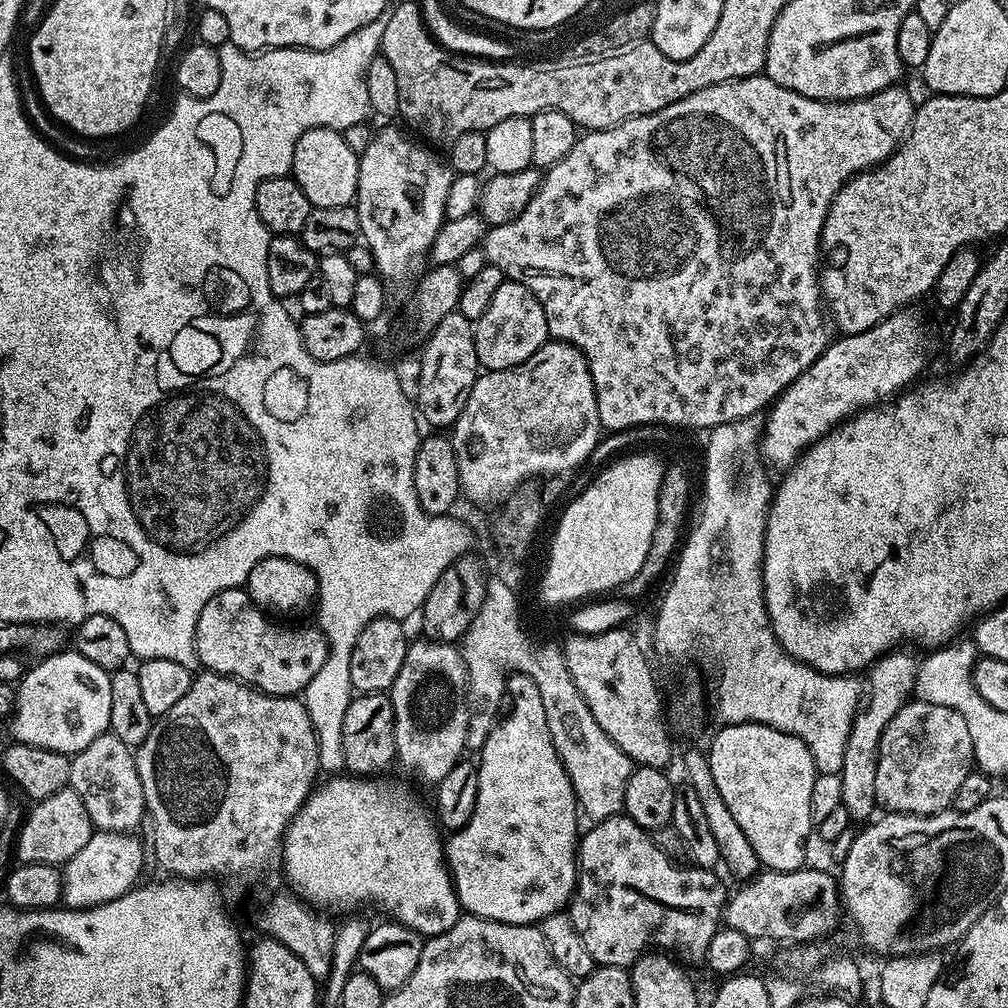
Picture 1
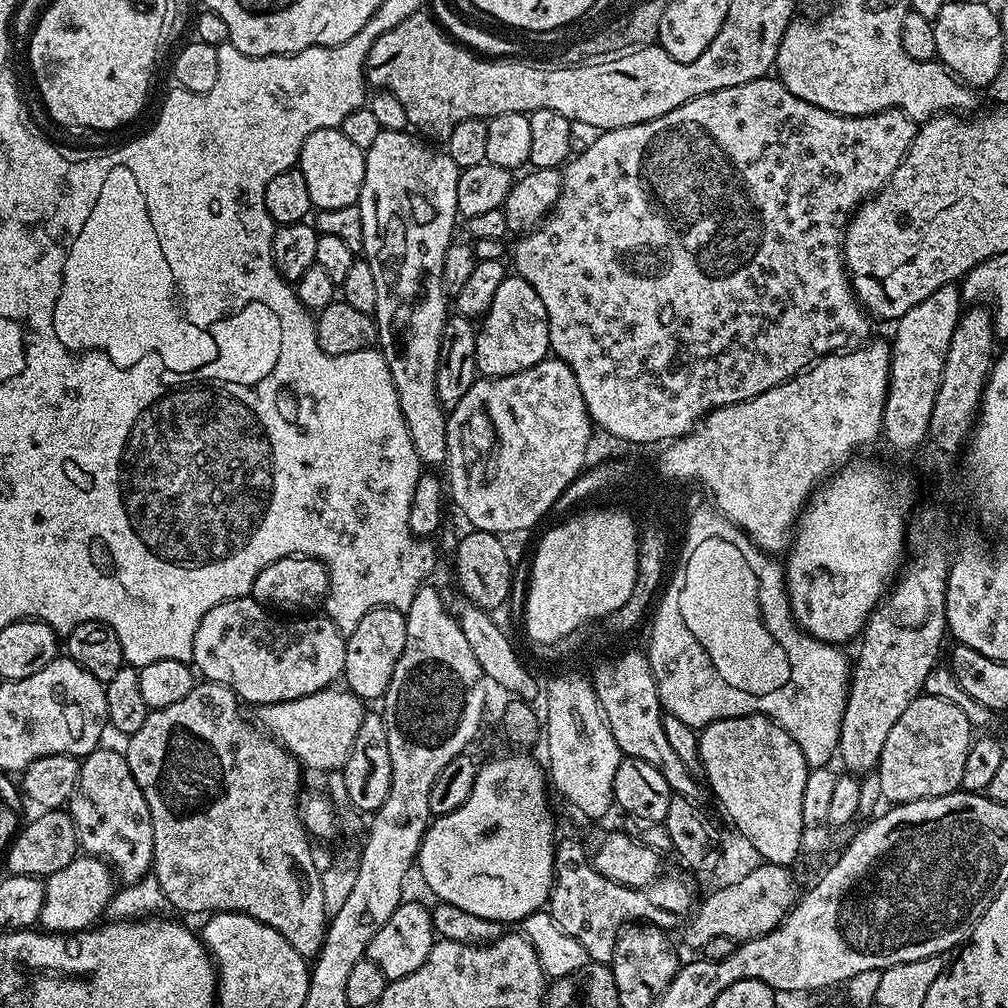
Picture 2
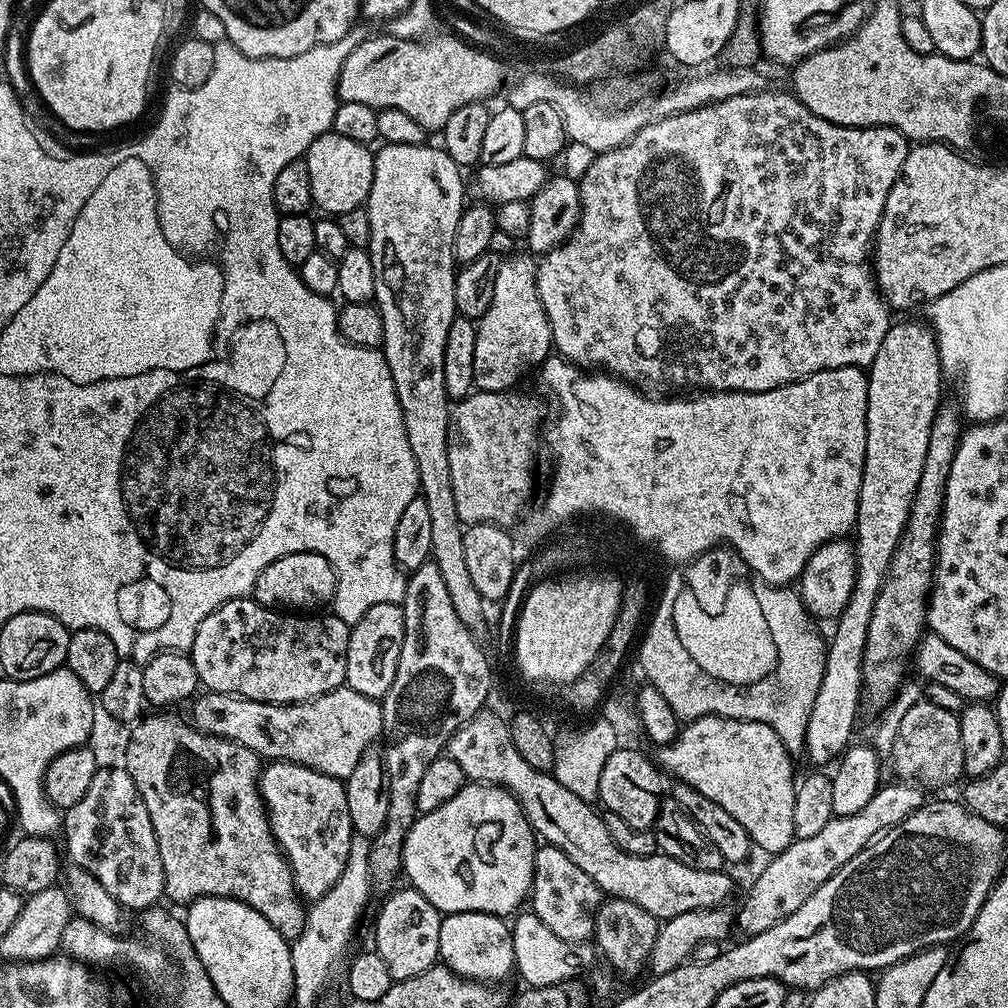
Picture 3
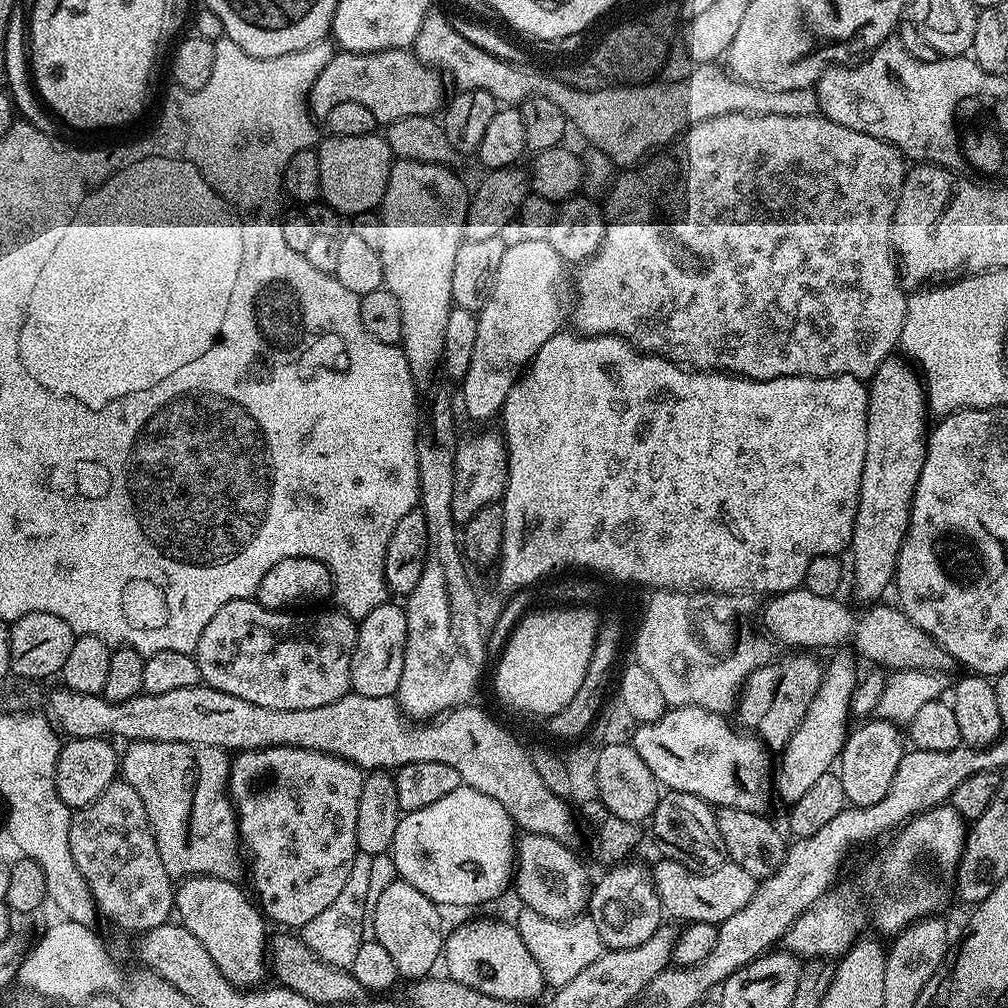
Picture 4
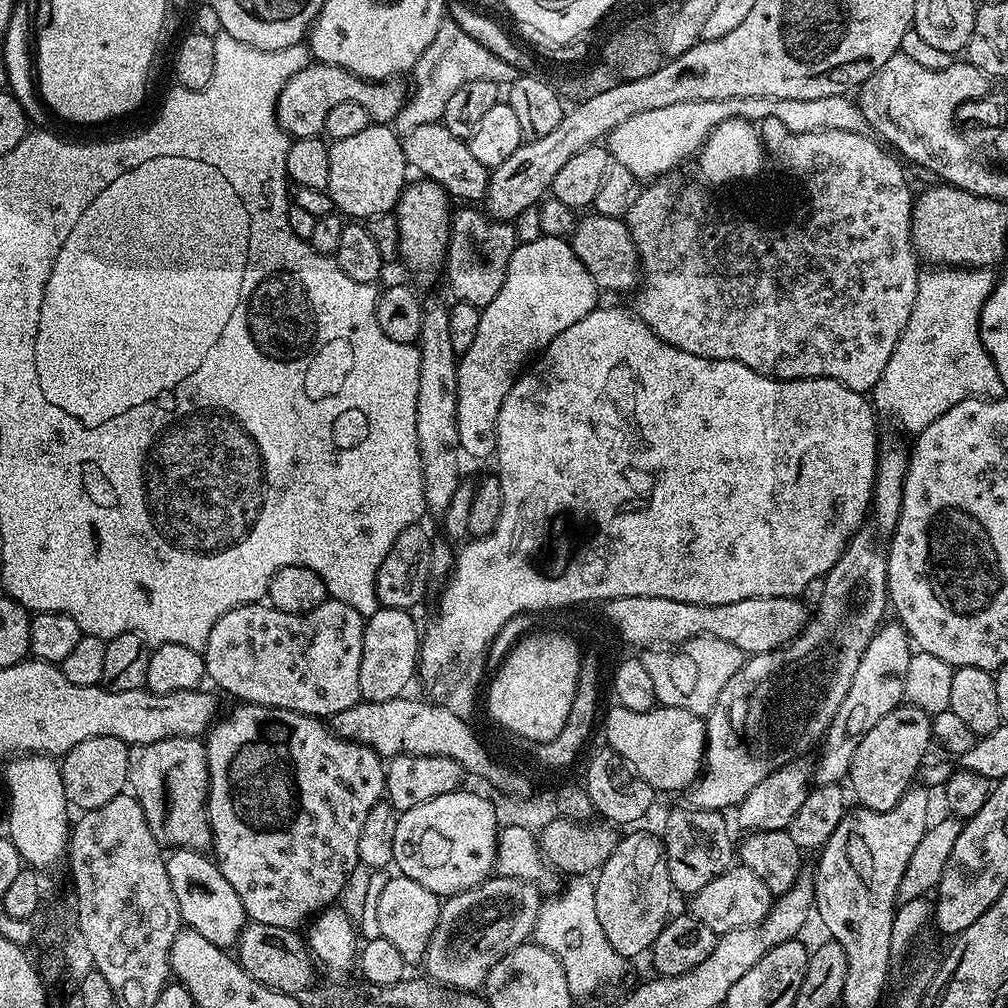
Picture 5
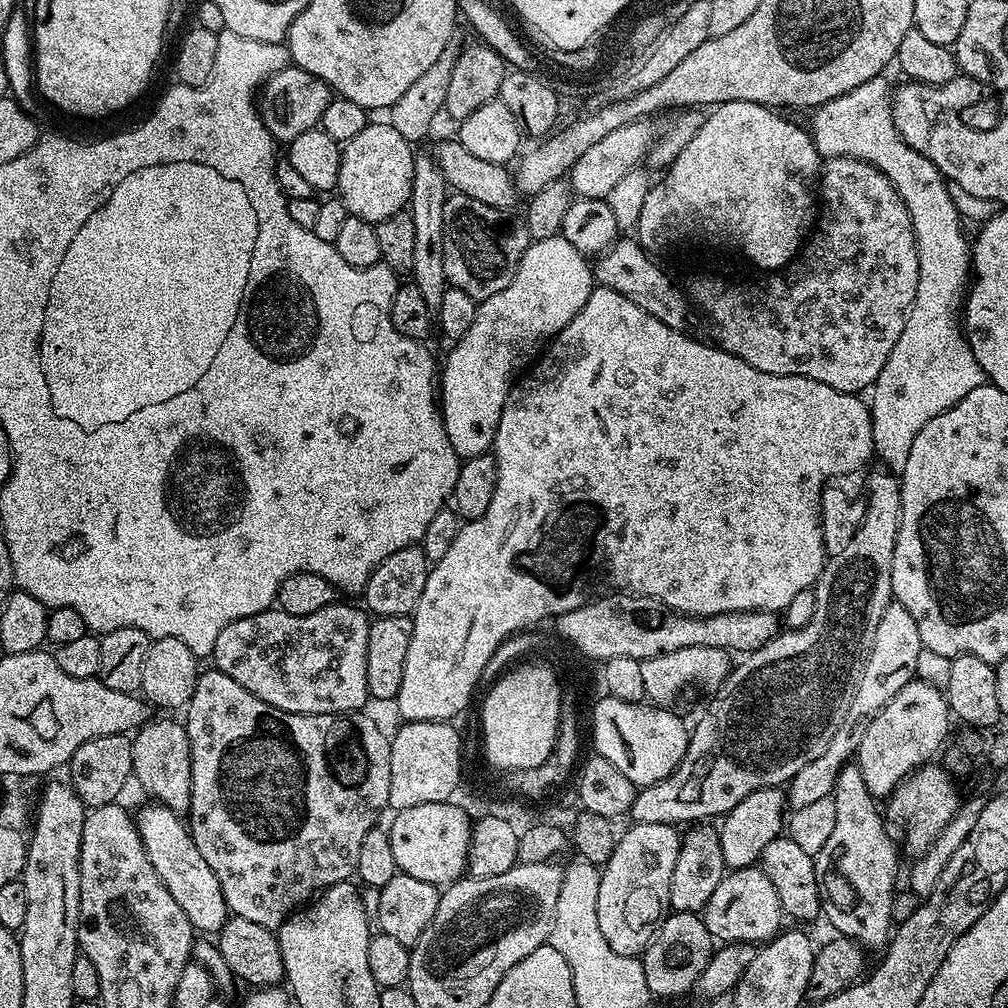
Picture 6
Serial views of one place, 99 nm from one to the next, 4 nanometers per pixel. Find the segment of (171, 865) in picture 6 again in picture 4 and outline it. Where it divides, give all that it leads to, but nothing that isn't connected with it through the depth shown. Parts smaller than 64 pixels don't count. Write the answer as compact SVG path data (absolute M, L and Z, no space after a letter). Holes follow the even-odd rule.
M189 876L179 881L174 892L174 912L214 960L214 966L231 984L238 988L255 988L266 976L266 945L269 933L264 933L265 917L250 899L249 893L240 889L234 880L223 880L213 876Z

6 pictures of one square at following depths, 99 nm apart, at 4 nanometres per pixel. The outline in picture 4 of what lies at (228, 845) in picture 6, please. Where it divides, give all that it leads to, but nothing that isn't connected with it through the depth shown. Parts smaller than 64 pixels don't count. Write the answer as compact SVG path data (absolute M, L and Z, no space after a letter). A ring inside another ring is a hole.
M274 746L240 752L231 761L228 790L236 809L243 851L252 855L252 888L255 903L269 921L284 930L301 930L322 914L342 891L353 869L358 830L358 802L365 773L356 764L309 748Z

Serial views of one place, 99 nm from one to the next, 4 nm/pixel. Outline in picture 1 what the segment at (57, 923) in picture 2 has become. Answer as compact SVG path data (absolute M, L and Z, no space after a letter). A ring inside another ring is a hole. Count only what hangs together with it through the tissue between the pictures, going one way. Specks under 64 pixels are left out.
M93 831L90 842L63 865L63 903L69 908L93 908L114 902L114 898L122 898L122 894L137 887L144 872L144 852L146 856L145 845L140 845L138 837L127 832Z

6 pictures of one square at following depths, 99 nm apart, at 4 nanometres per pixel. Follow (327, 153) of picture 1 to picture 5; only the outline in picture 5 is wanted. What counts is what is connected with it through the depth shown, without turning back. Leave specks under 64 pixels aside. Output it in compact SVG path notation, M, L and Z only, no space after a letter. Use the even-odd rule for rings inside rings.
M371 123L366 130L350 138L331 141L328 153L330 182L326 190L336 203L337 213L364 222L374 214L395 209L410 176L404 146L401 137L396 135L395 127Z

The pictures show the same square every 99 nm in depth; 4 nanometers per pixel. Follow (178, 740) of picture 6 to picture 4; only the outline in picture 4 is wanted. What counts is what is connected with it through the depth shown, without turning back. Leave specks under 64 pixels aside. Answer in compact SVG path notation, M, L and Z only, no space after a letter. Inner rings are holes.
M133 740L122 752L122 779L142 798L166 874L179 882L189 876L239 881L240 829L228 790L230 756L223 748L186 742Z

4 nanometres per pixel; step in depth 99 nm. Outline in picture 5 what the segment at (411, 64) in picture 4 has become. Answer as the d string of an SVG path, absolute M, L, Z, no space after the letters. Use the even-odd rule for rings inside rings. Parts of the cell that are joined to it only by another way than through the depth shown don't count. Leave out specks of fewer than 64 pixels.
M310 62L305 68L298 70L298 74L291 76L286 82L286 86L282 86L282 94L278 94L278 102L276 103L276 117L289 137L297 140L310 138L311 136L319 137L326 126L326 117L330 115L330 109L333 106L340 105L342 102L358 102L358 106L362 106L365 108L366 114L370 114L373 124L391 125L396 117L405 111L406 101L410 95L406 84L404 88L404 82L400 78L364 80L342 66L330 66L329 64Z

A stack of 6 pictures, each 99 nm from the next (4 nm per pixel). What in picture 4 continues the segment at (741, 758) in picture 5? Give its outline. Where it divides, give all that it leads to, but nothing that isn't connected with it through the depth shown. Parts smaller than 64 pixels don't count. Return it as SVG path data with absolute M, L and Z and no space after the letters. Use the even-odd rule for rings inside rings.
M788 654L785 660L773 659L752 672L744 681L734 708L735 715L740 715L739 727L755 734L769 749L783 749L788 739L796 733L802 718L806 718L806 708L818 694L824 669L821 661L819 663L812 656L815 655Z

